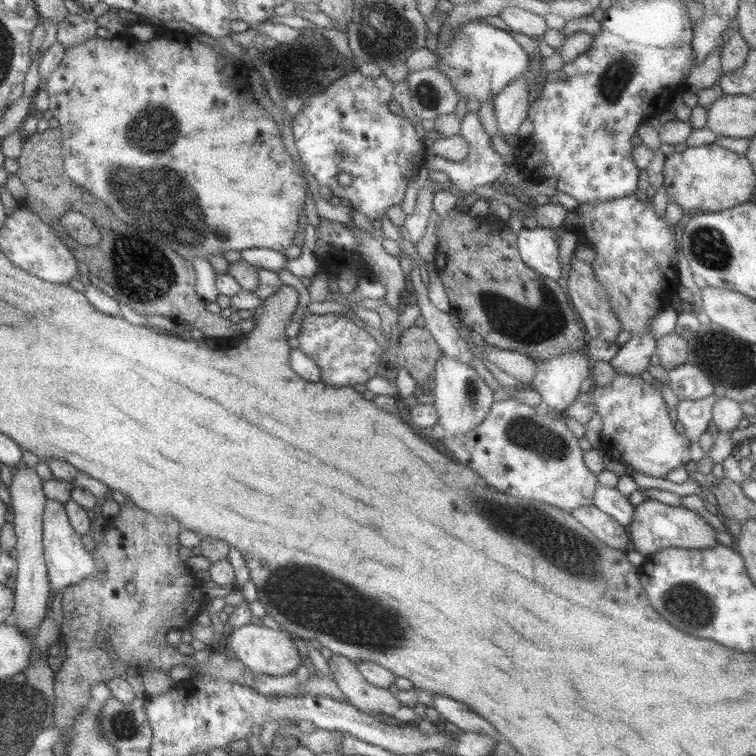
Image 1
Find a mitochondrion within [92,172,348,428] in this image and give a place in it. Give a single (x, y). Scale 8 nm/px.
(145, 270)

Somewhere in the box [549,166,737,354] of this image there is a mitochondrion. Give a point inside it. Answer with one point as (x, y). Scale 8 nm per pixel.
(708, 245)

